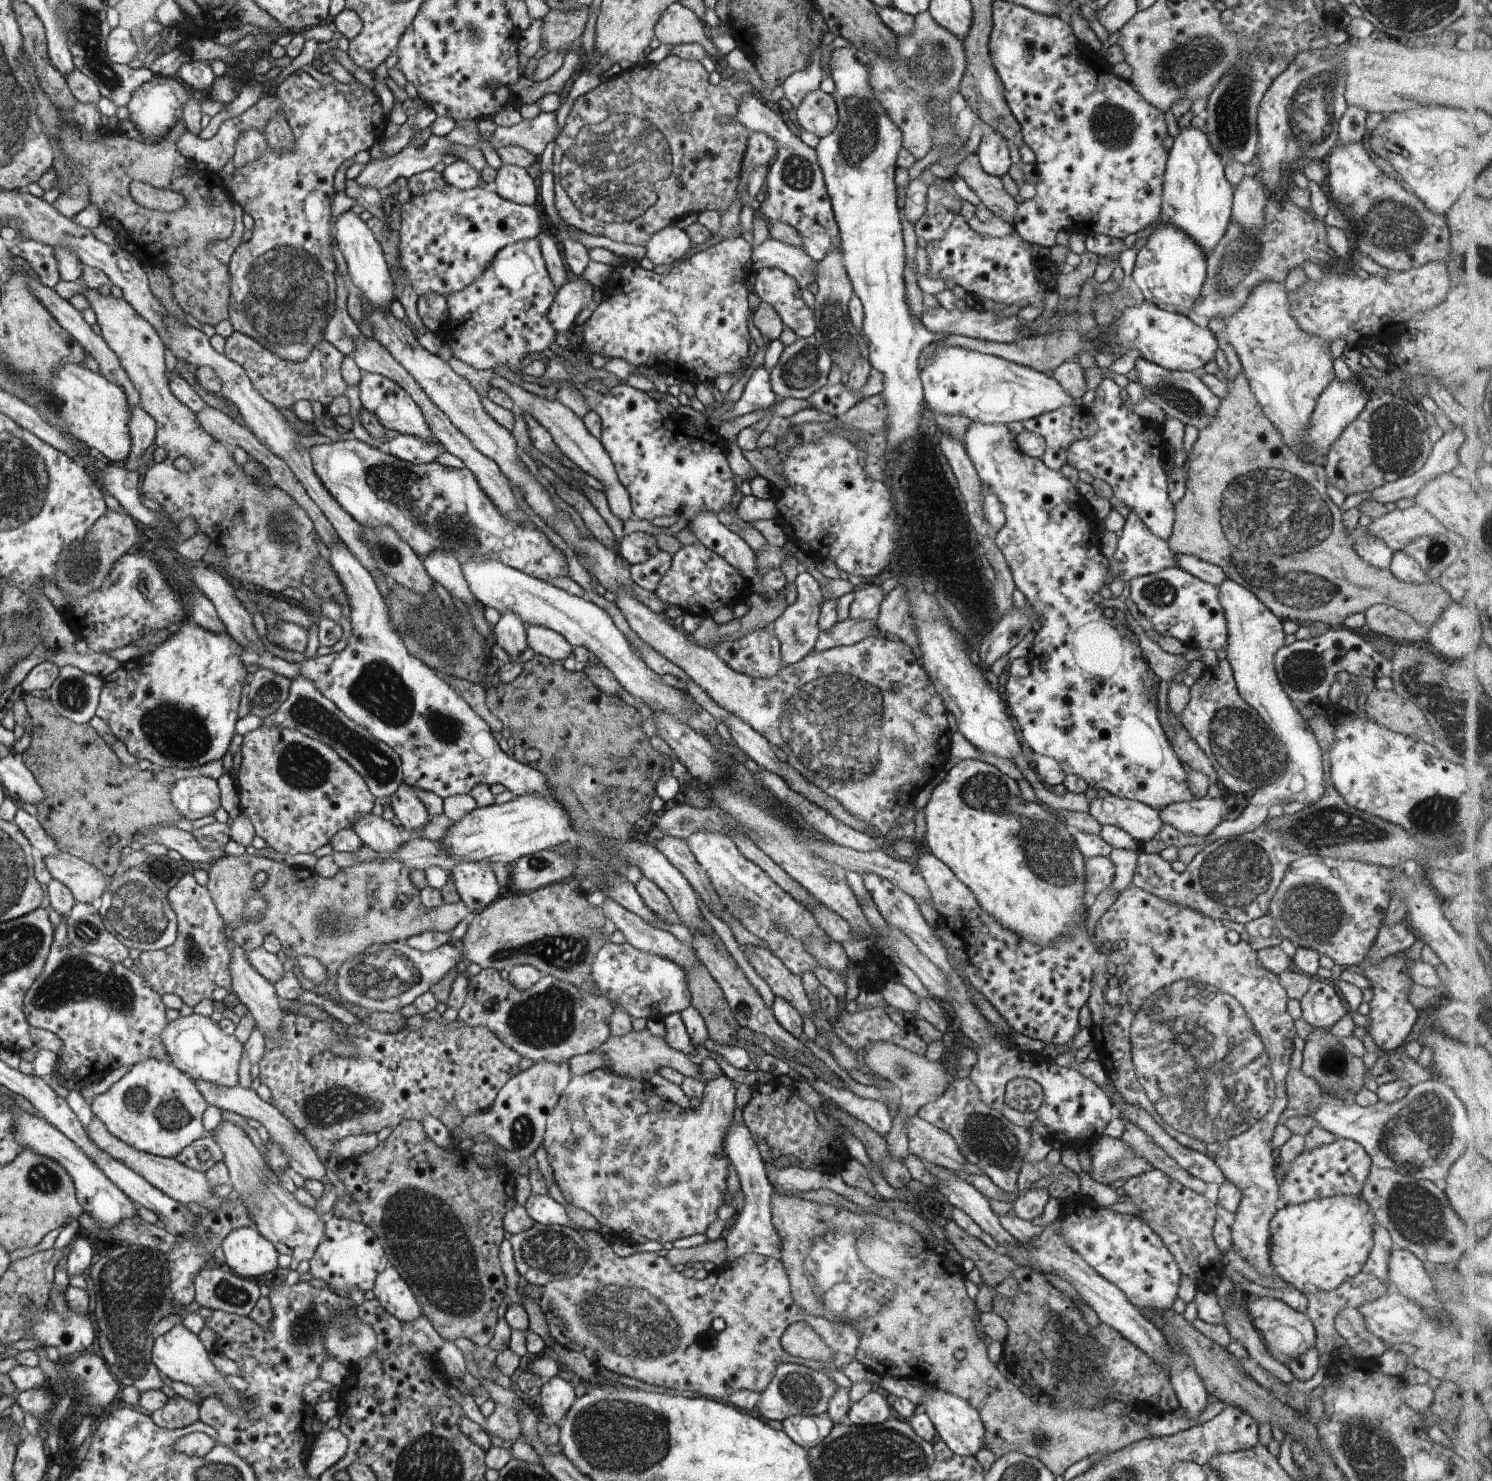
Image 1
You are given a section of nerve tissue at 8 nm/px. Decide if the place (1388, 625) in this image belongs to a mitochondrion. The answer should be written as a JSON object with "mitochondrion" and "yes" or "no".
{"mitochondrion":"yes"}

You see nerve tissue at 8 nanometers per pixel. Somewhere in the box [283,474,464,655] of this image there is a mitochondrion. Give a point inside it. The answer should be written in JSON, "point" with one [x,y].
{"point":[391,556]}

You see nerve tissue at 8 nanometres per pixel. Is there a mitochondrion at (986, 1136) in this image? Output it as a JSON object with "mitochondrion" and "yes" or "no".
{"mitochondrion":"yes"}

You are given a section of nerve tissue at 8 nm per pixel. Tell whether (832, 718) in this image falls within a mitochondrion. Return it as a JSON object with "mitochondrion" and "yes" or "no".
{"mitochondrion":"yes"}

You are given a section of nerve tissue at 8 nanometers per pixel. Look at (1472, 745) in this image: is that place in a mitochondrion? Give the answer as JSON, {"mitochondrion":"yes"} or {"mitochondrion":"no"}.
{"mitochondrion":"yes"}

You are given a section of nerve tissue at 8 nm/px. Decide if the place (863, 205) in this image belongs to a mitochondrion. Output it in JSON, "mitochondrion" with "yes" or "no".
{"mitochondrion":"no"}

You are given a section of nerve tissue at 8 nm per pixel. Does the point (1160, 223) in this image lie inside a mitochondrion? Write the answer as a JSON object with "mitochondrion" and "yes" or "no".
{"mitochondrion":"no"}

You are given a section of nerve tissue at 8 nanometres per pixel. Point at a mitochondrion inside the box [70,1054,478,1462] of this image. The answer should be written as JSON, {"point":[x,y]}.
{"point":[133,1291]}

